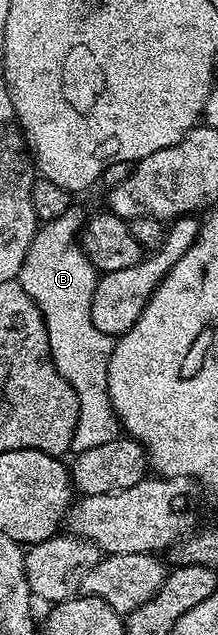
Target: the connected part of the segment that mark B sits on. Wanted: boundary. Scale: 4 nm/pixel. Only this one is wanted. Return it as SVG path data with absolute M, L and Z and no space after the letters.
M77 207L66 209L64 215L45 222L35 233L16 278L18 284L24 287L26 294L31 297L42 313L48 331L51 361L57 367L59 375L76 391L78 422L70 444L75 454L88 451L88 447L100 447L104 443L112 443L112 439L120 436L118 417L114 413L108 395L108 363L110 353L114 349L114 341L111 334L100 331L96 323L92 323L92 295L100 274L86 258L86 253L80 244L83 224L84 213L81 213Z

